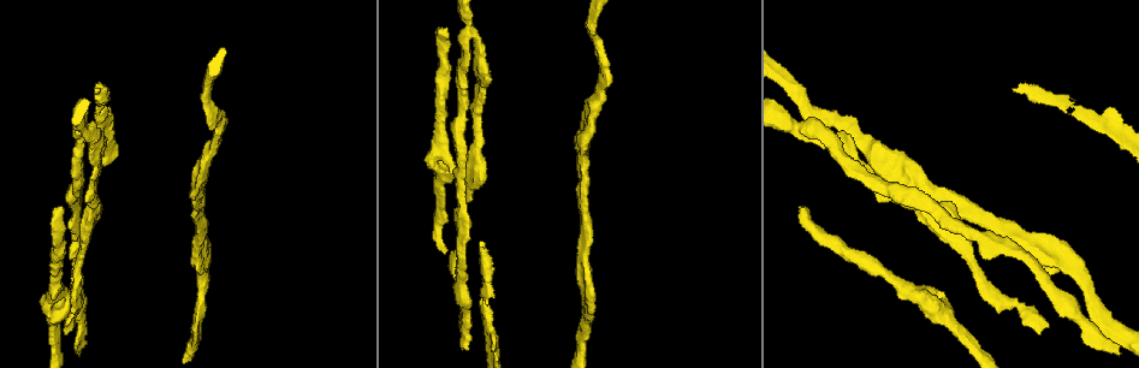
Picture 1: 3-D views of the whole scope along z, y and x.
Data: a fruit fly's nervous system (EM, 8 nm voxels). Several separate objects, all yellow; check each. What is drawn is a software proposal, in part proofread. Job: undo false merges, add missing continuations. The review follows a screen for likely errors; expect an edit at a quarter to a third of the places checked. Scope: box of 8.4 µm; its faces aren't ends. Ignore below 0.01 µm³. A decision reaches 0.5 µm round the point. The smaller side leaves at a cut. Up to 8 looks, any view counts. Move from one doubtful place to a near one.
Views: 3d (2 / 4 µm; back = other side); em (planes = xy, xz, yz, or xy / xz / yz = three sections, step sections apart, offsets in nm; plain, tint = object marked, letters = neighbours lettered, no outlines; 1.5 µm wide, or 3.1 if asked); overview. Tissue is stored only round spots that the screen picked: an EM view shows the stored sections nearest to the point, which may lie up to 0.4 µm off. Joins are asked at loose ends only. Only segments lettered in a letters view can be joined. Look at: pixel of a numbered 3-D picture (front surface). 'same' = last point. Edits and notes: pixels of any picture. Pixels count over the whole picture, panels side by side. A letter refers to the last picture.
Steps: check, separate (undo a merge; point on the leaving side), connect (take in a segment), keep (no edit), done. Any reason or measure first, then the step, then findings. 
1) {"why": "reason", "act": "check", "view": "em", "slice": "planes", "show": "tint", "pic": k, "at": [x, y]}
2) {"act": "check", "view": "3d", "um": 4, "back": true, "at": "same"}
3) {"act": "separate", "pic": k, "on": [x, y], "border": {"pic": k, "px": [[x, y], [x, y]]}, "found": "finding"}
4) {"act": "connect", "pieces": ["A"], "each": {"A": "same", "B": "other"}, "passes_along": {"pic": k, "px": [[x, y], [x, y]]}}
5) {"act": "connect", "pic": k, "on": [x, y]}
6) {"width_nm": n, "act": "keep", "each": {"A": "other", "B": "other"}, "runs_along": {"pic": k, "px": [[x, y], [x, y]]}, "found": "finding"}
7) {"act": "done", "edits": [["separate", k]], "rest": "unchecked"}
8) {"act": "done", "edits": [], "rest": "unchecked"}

{"why": "branch point", "act": "check", "view": "em", "slice": "xy", "step": 8, "show": "letters", "pic": 1, "at": [1041, 256]}

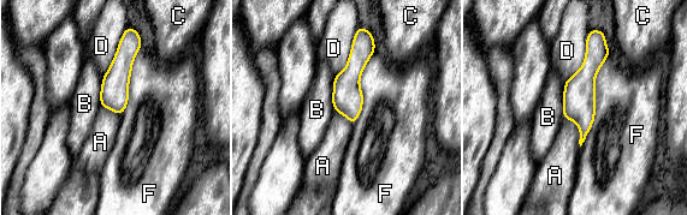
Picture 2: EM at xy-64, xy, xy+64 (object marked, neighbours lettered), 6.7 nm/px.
{"act": "keep", "each": {"A": "other", "B": "other", "C": "other", "D": "other", "F": "other"}, "runs_along": {"pic": 2, "px": [[598, 39], [584, 78], [582, 136]]}, "found": "continuous, no second neuron"}

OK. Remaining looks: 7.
{"why": "an open end", "act": "check", "view": "3d", "um": 2, "back": true, "pic": 1, "at": [582, 120]}

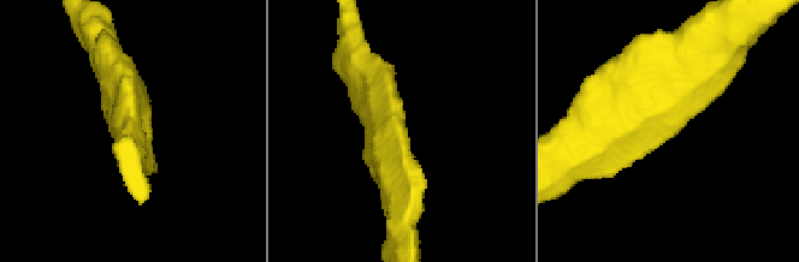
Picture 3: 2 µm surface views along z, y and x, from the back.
{"act": "check", "view": "em", "slice": "planes", "show": "letters", "pic": 3, "at": [677, 132]}

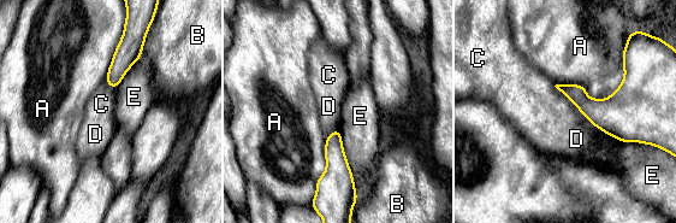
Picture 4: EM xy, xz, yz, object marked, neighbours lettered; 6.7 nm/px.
{"act": "keep", "each": {"A": "other", "B": "other", "C": "other", "D": "other", "E": "other"}, "border": {"pic": 4, "px": [[553, 86], [583, 116]]}, "found": "no lettered segment goes on from it"}

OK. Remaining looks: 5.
{"why": "long arm stops here", "act": "check", "view": "em", "slice": "yz", "step": 4, "show": "letters", "pic": 1, "at": [79, 355]}

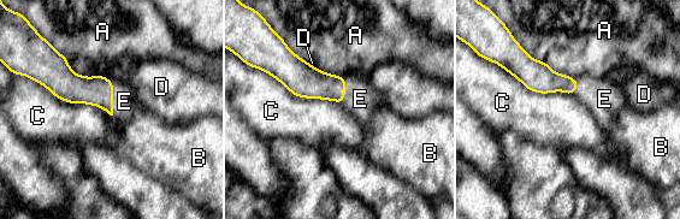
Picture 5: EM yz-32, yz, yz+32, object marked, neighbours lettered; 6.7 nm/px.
{"act": "connect", "pieces": ["E"], "each": {"A": "other", "B": "other", "C": "other", "D": "other", "E": "same"}, "found": "it goes on there"}

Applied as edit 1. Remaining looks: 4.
{"act": "done", "edits": [["connect", 5]], "rest": "unchecked"}

